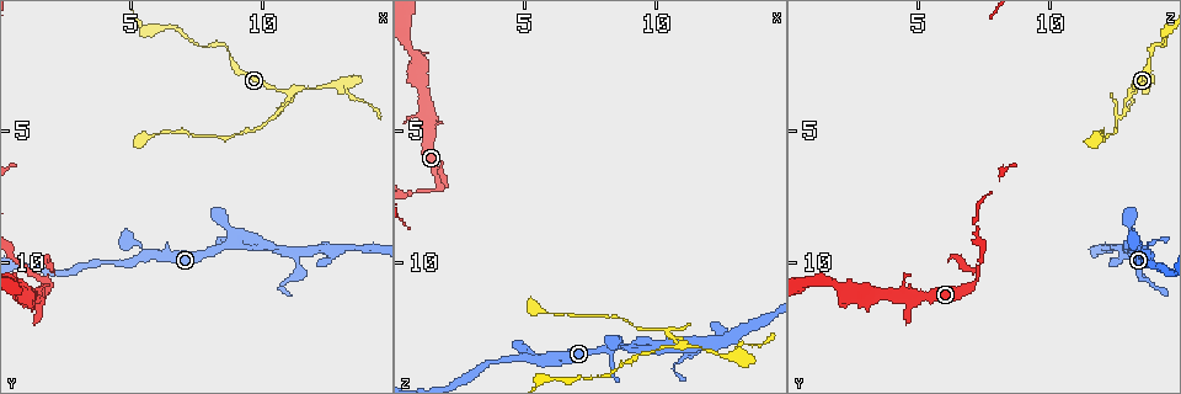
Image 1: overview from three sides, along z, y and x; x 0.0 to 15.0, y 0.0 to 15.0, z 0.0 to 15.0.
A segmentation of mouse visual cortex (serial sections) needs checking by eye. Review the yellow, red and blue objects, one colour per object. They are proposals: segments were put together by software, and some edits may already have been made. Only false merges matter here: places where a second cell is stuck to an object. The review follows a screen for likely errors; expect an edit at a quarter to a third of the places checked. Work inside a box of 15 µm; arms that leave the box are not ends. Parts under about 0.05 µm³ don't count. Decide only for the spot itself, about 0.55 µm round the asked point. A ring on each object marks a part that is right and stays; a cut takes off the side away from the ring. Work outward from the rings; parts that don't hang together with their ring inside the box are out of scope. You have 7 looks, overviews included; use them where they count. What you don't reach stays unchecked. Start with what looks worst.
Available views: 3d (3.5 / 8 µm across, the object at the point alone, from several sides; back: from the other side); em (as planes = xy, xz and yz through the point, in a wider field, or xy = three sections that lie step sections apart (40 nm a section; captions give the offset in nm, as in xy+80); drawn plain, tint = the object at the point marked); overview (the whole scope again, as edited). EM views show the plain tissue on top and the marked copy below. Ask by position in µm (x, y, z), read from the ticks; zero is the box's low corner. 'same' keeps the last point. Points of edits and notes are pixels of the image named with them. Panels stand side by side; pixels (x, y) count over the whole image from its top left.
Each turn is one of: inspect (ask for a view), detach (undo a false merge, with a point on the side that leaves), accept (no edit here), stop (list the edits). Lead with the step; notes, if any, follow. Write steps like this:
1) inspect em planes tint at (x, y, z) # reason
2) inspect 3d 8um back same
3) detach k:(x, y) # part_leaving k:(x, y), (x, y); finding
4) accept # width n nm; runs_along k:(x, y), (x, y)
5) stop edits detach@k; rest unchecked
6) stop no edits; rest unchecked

inspect 3d 3.5um back at (11.0, 3.5, 13.2) # three-way junction

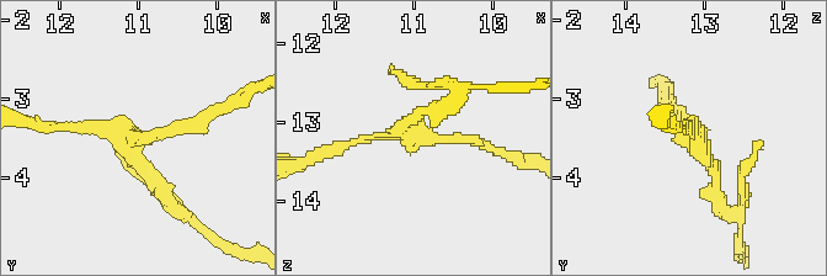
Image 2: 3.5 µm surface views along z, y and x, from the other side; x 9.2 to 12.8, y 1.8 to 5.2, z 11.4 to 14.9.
inspect em xy step 2 tint at (11.05, 3.50, 13.10) # arms 3; arm_widths 100, 150, 150 nm

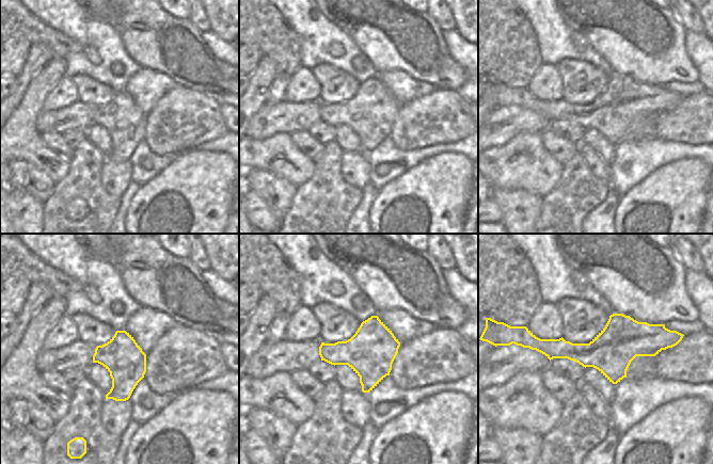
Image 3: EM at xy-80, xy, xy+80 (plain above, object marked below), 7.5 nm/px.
accept # runs_along 2:(212, 110), (128, 143), (170, 200); all the same cell

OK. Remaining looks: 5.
inspect 3d 3.5um at (12.8, 3.2, 13.6) # calibre changes

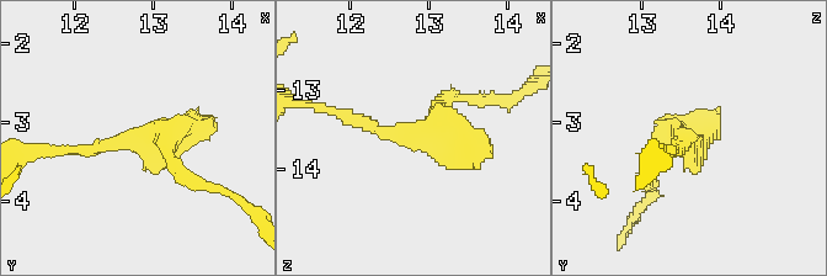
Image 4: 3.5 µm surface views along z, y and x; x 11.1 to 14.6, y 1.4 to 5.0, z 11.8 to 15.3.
inspect em xy step 2 tint at (12.85, 3.25, 13.55) # shape alone is not enough

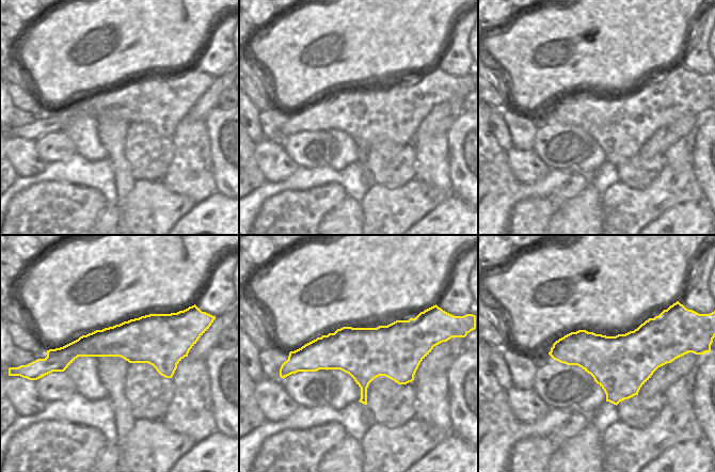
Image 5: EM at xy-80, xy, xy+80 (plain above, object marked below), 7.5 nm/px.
accept # runs_along 5:(429, 346), (329, 351), (288, 363); one cell here

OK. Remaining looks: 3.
inspect 3d 3.5um at (1.7, 10.8, 7.1) # three arms meet

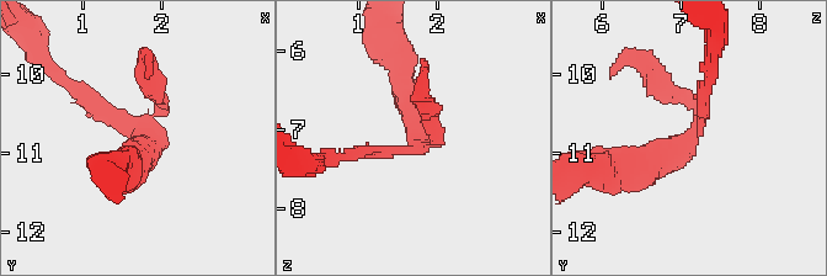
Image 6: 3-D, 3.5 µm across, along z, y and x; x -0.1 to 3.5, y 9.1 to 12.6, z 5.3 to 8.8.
inspect em xy step 1 tint at (1.80, 10.85, 7.10) # arms 3; arm_widths 150, 200, 350 nm; shape alone is not enough

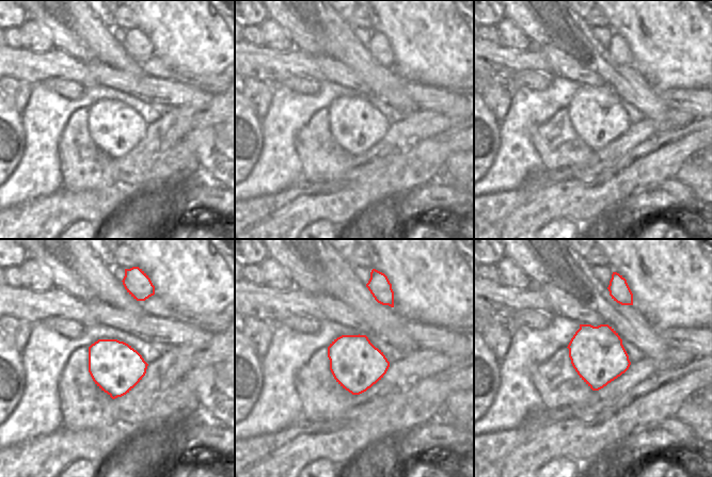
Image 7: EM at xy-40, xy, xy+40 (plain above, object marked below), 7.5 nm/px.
inspect em xy step 2 tint same

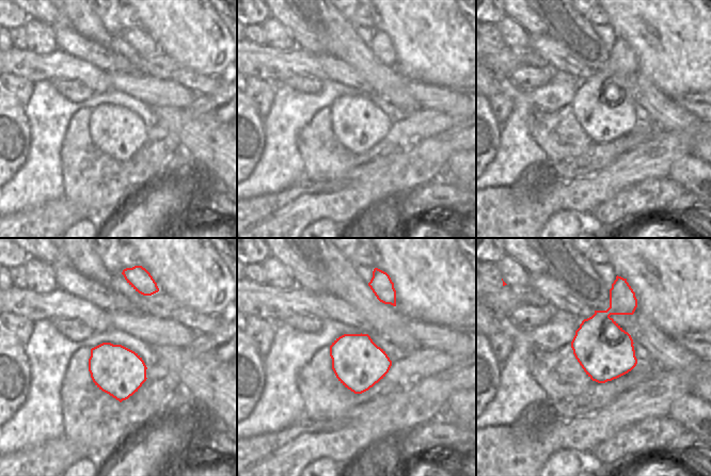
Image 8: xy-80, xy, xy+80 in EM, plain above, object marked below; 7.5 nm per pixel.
detach 6:(92, 96) # width 380 nm; part_leaving 6:(142, 125), (96, 109), (39, 56); a second cell is stuck on

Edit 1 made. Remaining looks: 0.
stop edits detach@6; rest unchecked

